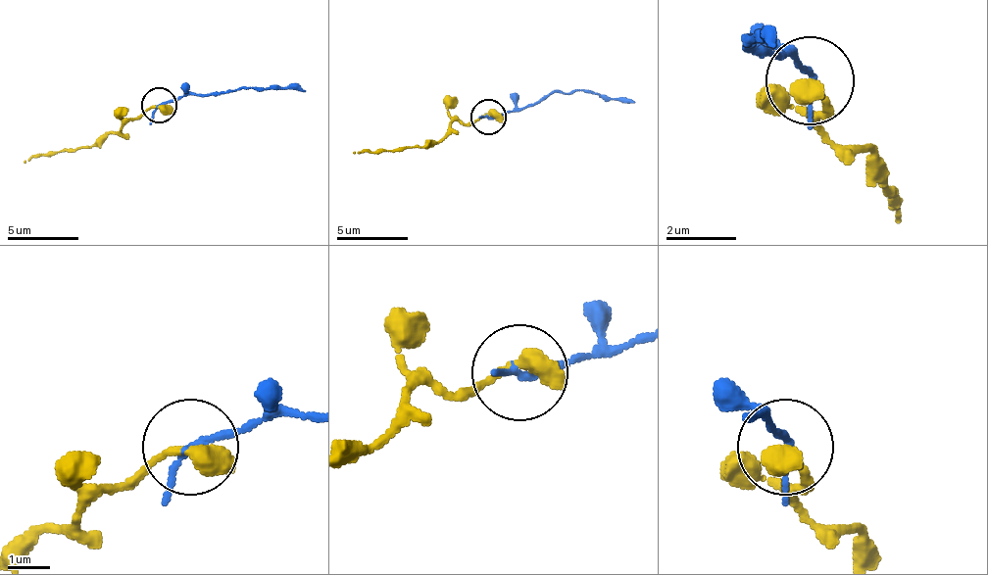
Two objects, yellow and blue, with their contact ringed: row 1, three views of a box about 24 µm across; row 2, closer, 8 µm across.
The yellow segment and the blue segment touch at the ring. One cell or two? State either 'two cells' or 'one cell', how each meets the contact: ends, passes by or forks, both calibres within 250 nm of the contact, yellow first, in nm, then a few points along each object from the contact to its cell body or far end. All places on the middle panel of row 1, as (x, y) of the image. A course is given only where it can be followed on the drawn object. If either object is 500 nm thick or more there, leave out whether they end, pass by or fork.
two cells; yellow passes by; blue passes by; calibres 320 and 140 nm; course yellow (487, 118), (466, 124), (455, 121), (437, 142), (352, 153); course blue (487, 118), (576, 89), (634, 103)

